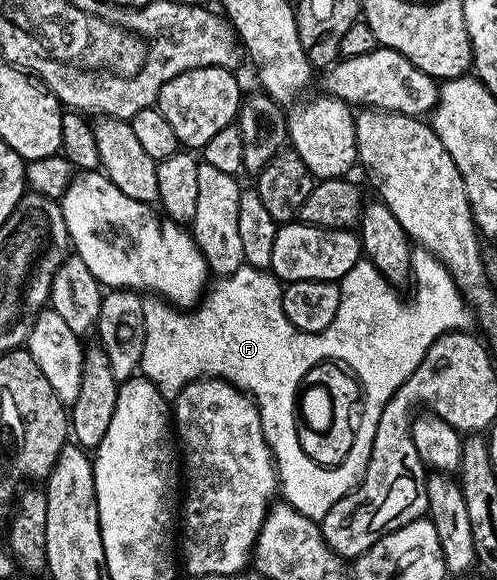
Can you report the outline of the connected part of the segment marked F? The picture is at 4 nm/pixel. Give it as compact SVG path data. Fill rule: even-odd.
M419 248L411 255L411 269L414 286L416 285L415 302L407 303L399 299L400 291L386 282L374 264L366 260L359 261L341 279L341 304L337 308L337 316L333 324L329 324L329 328L325 328L320 334L292 330L283 311L282 299L271 300L270 292L278 293L280 283L275 280L266 282L266 277L260 271L246 264L237 268L237 272L220 277L216 281L219 283L215 287L212 285L202 301L190 312L184 312L163 300L148 301L143 308L145 352L139 361L142 377L148 378L161 392L161 396L168 400L175 399L189 383L206 377L222 378L243 393L250 394L261 416L265 440L275 458L278 489L297 512L307 518L322 520L329 508L333 508L337 500L354 490L365 476L373 448L373 436L377 436L377 424L381 424L381 412L385 412L385 404L388 404L403 382L421 364L438 337L451 331L466 331L472 325L473 315L442 262L438 262L429 251ZM328 360L338 360L350 367L362 394L355 443L353 448L349 448L347 459L338 466L316 464L301 448L297 425L297 399L301 394L301 380L306 379L313 367Z

